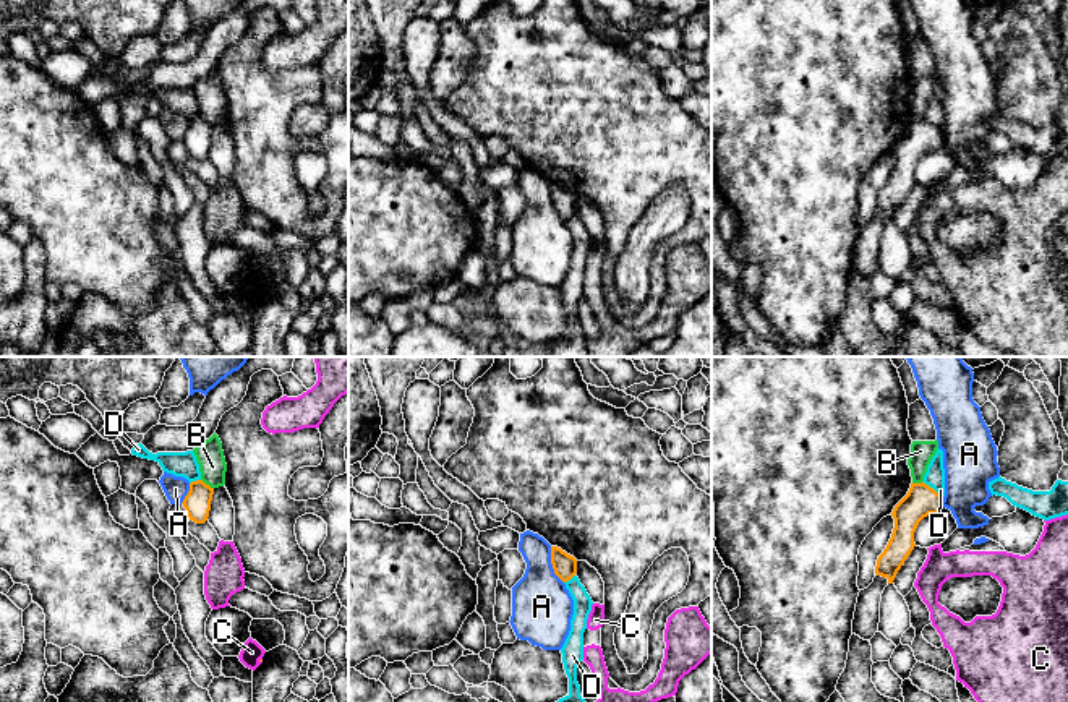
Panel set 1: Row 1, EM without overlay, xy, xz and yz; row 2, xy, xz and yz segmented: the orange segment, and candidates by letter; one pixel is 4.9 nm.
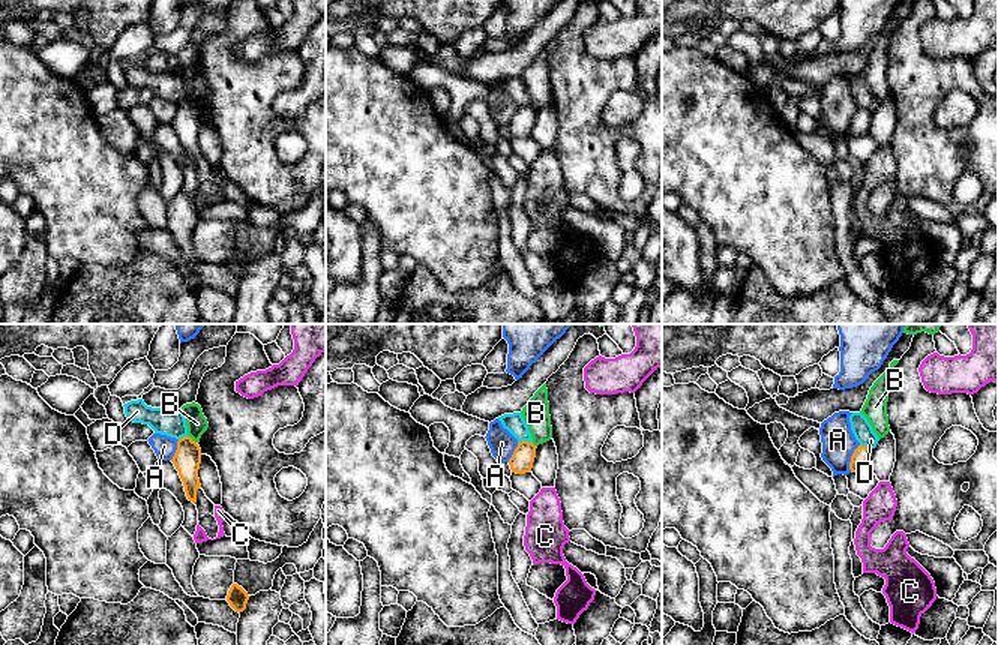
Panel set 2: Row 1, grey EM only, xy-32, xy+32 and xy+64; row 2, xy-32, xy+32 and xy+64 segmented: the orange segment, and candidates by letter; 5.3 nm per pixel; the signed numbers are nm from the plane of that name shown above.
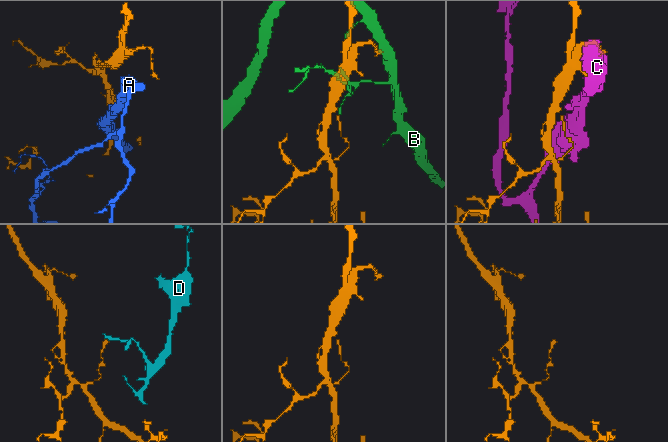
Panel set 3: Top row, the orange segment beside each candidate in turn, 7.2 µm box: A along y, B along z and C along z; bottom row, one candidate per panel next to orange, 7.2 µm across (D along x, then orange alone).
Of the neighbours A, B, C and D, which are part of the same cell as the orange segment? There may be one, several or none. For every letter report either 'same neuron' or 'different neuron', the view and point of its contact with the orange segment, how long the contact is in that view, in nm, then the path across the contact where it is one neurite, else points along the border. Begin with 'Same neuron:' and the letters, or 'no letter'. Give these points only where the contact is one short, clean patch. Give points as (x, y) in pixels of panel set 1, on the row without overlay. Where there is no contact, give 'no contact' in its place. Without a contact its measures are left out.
Same neuron: no letter
A: different neuron; contact xz (551, 200); length 200 nm; border xz (550, 184), (553, 209), (563, 219)
B: different neuron; contact xy (208, 122); length 80 nm
C: different neuron; no contact
D: different neuron; contact yz (934, 127); length 140 nm; border yz (922, 119), (942, 136)

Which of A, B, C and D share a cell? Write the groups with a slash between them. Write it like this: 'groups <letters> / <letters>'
groups A / B / C / D

